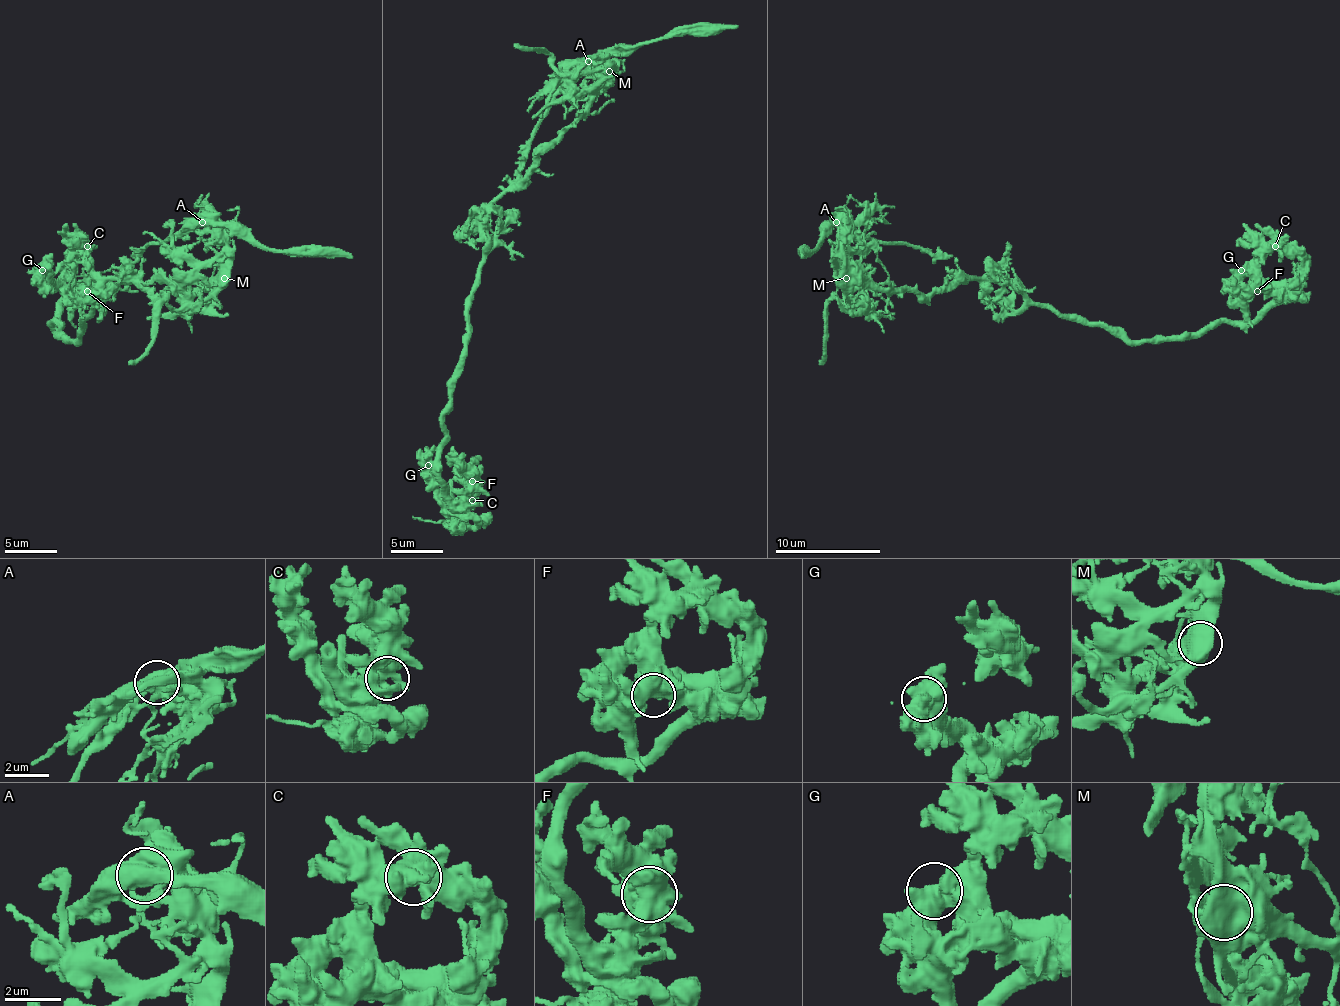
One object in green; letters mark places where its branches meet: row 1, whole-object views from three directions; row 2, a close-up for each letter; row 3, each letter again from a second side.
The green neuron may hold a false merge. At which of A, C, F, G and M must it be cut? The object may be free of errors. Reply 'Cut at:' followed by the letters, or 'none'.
Cut at: A

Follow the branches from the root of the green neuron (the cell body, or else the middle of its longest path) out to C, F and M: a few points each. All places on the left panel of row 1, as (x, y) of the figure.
C: (100, 294), (82, 320), (82, 333), (66, 341), (53, 323), (55, 302), (66, 291), (71, 257), (87, 246)
F: (100, 294), (82, 320), (82, 333), (74, 341), (66, 341), (53, 323), (55, 309), (68, 296), (87, 291)
M: (100, 294), (100, 280), (137, 280), (150, 294), (168, 294), (200, 291), (224, 278)

